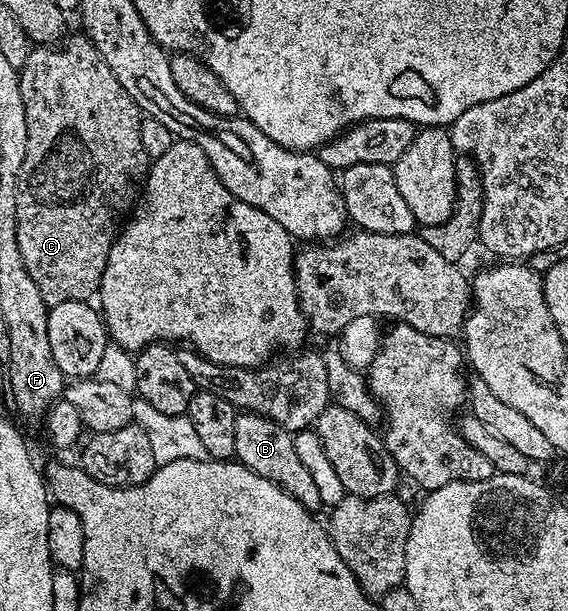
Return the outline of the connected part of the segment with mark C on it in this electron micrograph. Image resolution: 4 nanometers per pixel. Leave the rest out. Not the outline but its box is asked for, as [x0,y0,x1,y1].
[17,33,151,309]

